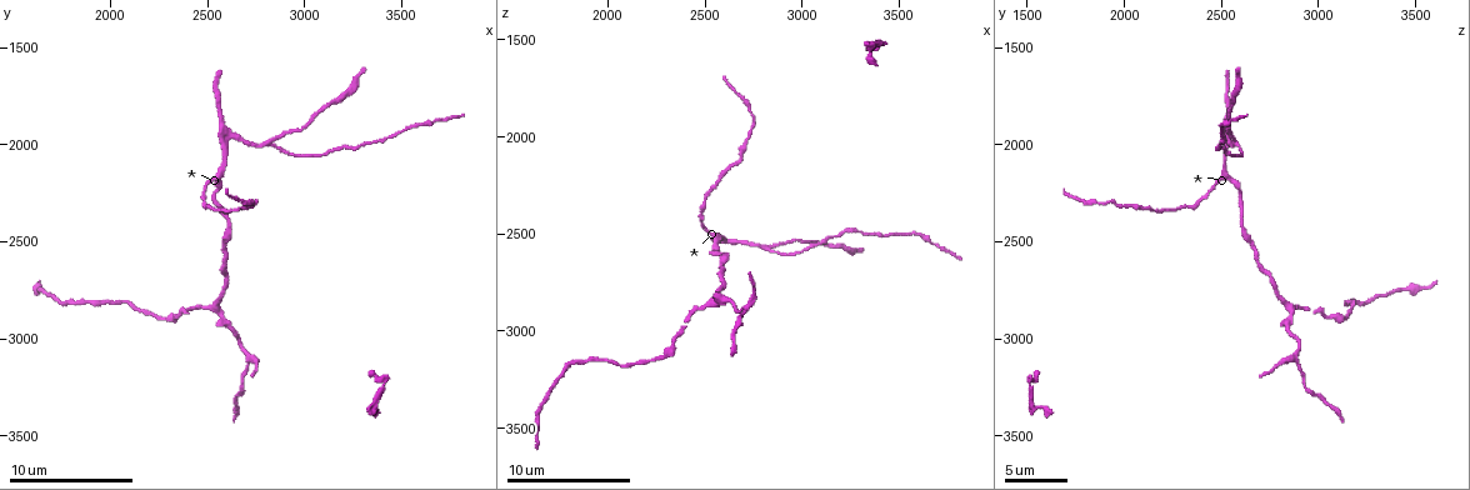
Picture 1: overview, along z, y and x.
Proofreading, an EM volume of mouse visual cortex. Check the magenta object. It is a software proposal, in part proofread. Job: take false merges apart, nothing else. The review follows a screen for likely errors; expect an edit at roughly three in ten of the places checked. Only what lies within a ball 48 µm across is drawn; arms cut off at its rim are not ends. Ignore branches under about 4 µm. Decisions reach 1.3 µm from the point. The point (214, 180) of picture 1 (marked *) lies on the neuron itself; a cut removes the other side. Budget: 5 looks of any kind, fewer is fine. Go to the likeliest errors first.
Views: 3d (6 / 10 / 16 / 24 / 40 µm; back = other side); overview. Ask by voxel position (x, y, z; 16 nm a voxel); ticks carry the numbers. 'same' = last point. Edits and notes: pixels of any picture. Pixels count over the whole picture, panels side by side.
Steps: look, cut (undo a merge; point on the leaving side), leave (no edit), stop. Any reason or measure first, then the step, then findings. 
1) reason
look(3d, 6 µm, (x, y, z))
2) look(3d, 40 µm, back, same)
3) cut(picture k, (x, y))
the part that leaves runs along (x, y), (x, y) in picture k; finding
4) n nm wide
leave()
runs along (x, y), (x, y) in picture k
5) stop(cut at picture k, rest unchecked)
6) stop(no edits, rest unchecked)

three arms meet
look(3d, 10 µm, (2550, 2840, 2860))

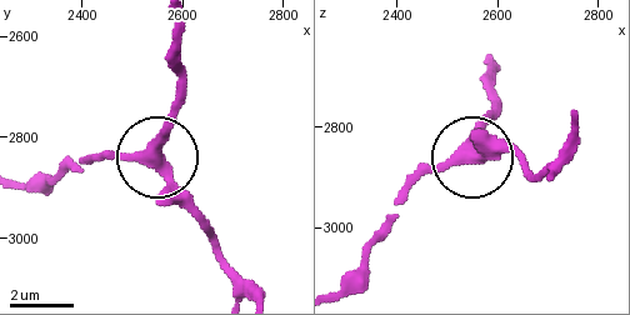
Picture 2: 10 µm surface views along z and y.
look(3d, 6 µm, (2545, 2850, 2855))

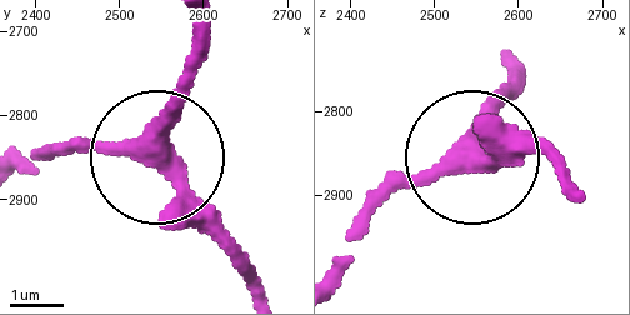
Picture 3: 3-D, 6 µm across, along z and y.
350 nm wide
leave()
all the same neuron

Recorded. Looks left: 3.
branch point
look(3d, 10 µm, (2830, 1980, 2570))

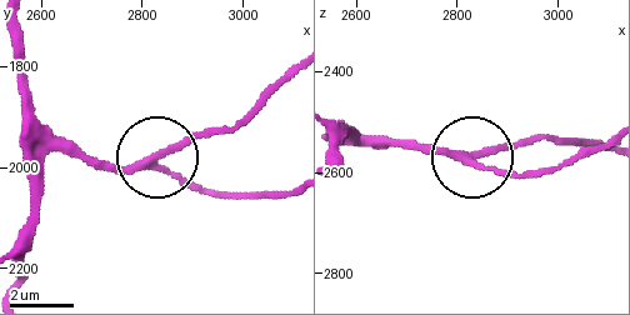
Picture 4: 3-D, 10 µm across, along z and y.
3 arms
leave()
continuous, no second neuron

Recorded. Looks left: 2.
calibre changes
look(3d, 16 µm, (2570, 2530, 2650))

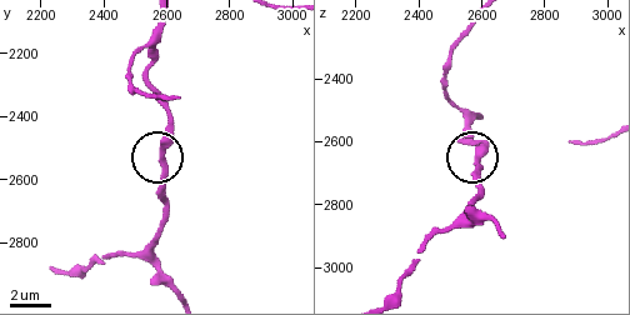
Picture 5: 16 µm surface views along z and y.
leave()
runs along (148, 48), (146, 84), (166, 119), (161, 208) in picture 5; continuous, no second neuron

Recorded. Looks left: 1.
stop(no edits, rest unchecked)

